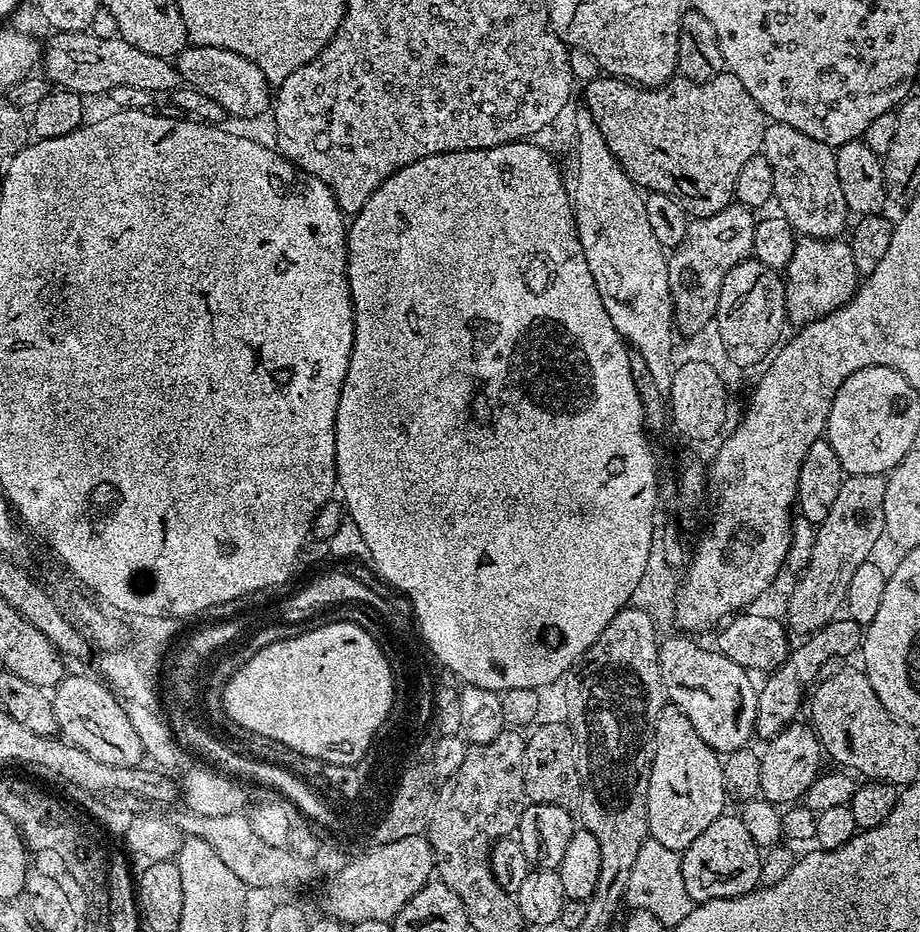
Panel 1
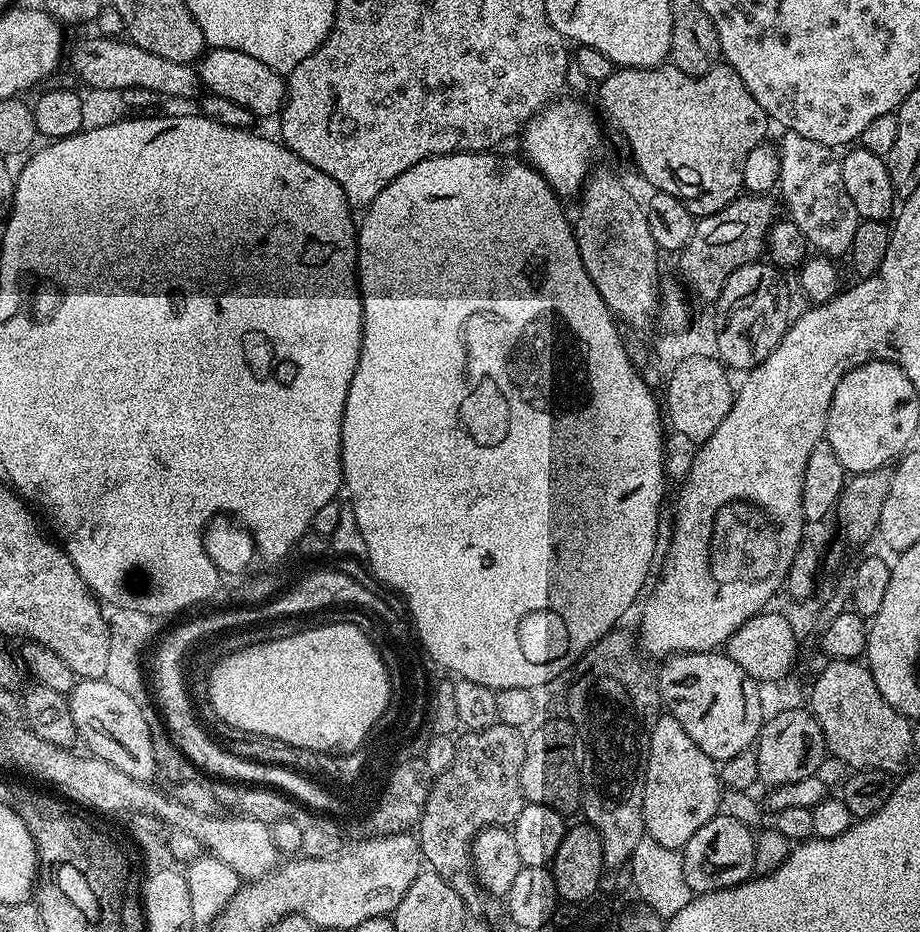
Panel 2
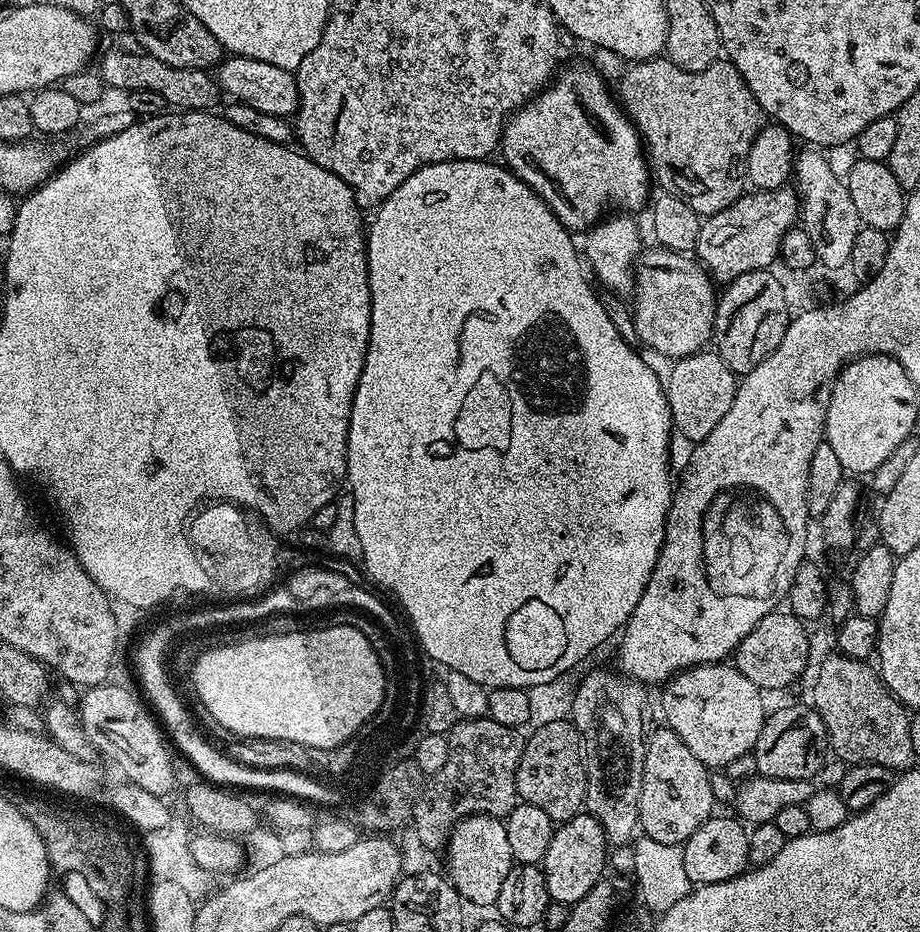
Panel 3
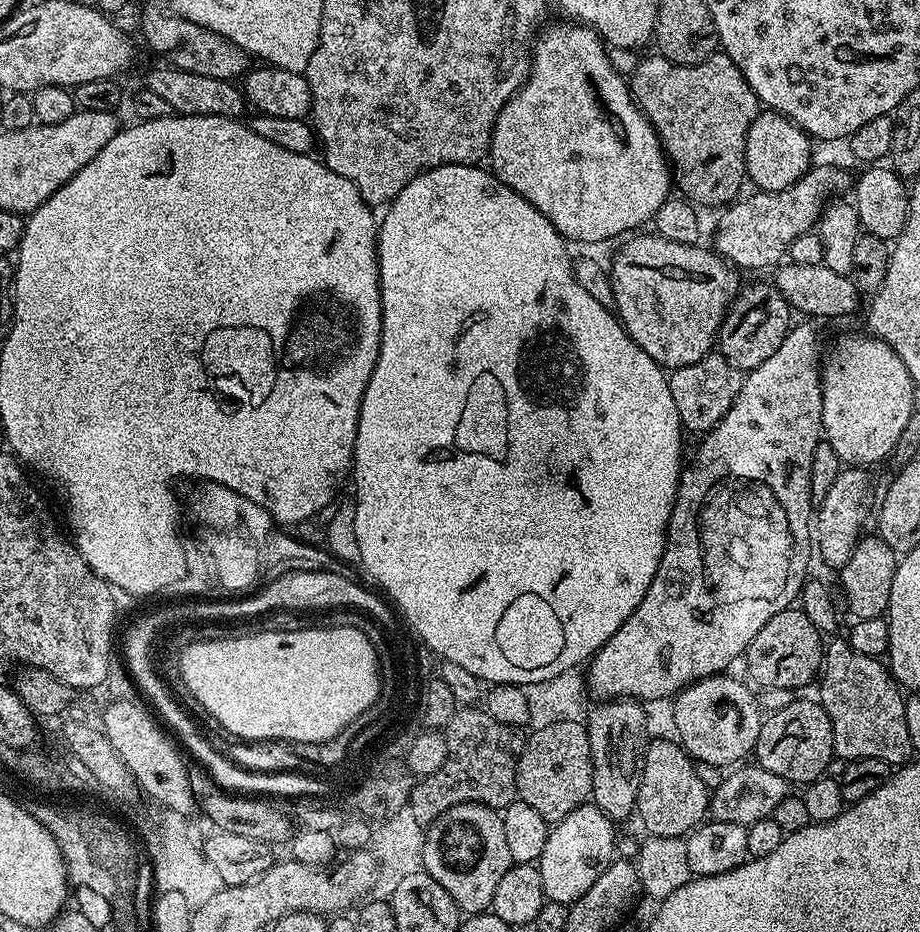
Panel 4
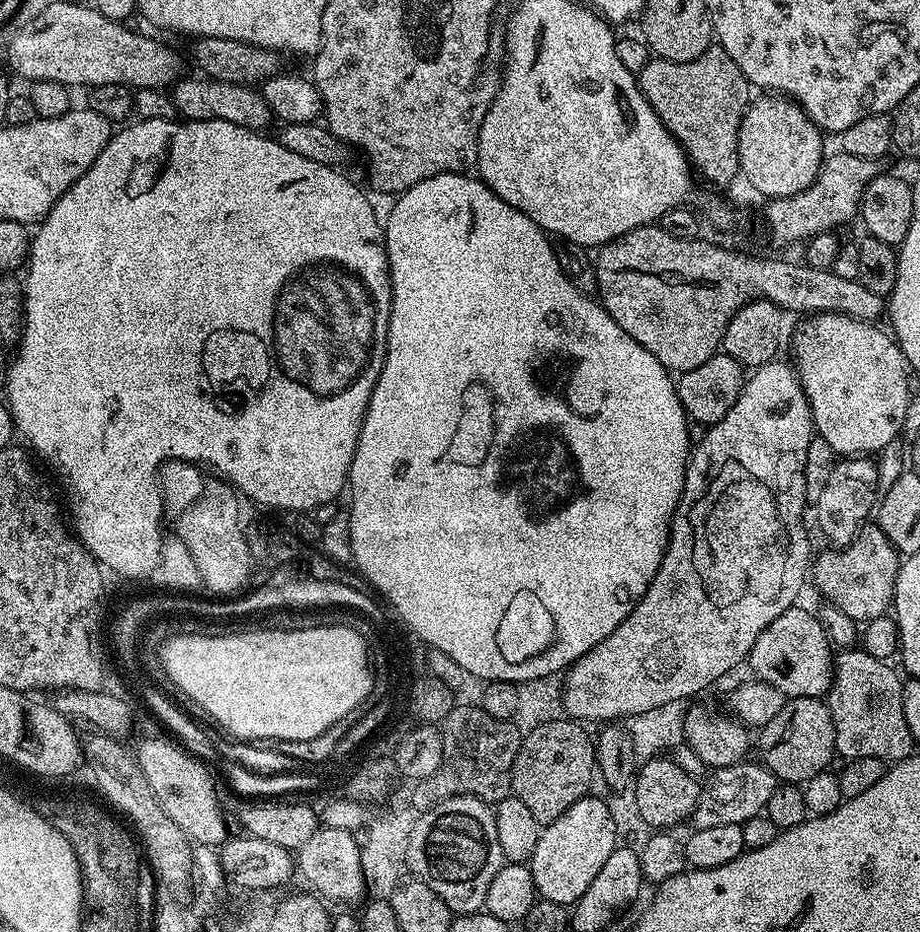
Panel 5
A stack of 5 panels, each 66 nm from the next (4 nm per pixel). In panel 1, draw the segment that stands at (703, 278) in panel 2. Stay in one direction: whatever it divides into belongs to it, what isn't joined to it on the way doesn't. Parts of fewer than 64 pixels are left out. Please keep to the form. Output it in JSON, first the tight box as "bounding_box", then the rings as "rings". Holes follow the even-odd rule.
{"bounding_box":[667,202,757,337],"rings":[[[733,202],[718,214],[696,218],[689,223],[686,238],[682,238],[682,242],[678,242],[676,249],[667,257],[669,292],[672,295],[672,303],[675,305],[672,319],[675,329],[681,335],[686,337],[694,335],[702,330],[708,322],[715,320],[718,310],[718,294],[726,274],[731,268],[738,266],[753,255],[752,243],[754,242],[757,221],[753,209],[746,208],[739,202]]]}

